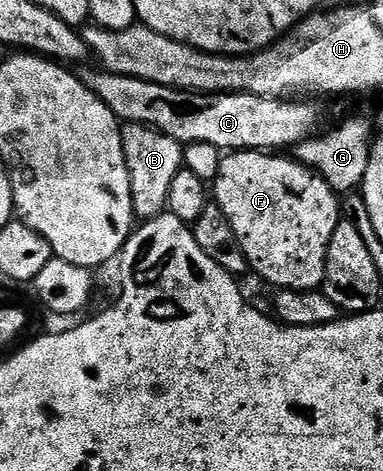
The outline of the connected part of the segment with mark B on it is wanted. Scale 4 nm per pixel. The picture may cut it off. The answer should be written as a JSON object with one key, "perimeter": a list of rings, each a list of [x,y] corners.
{"perimeter":[[[124,123],[121,131],[136,217],[140,221],[144,221],[162,216],[167,212],[169,186],[172,184],[173,178],[177,178],[180,168],[184,167],[184,145],[178,144],[176,140],[157,130],[146,128],[144,124]]]}

